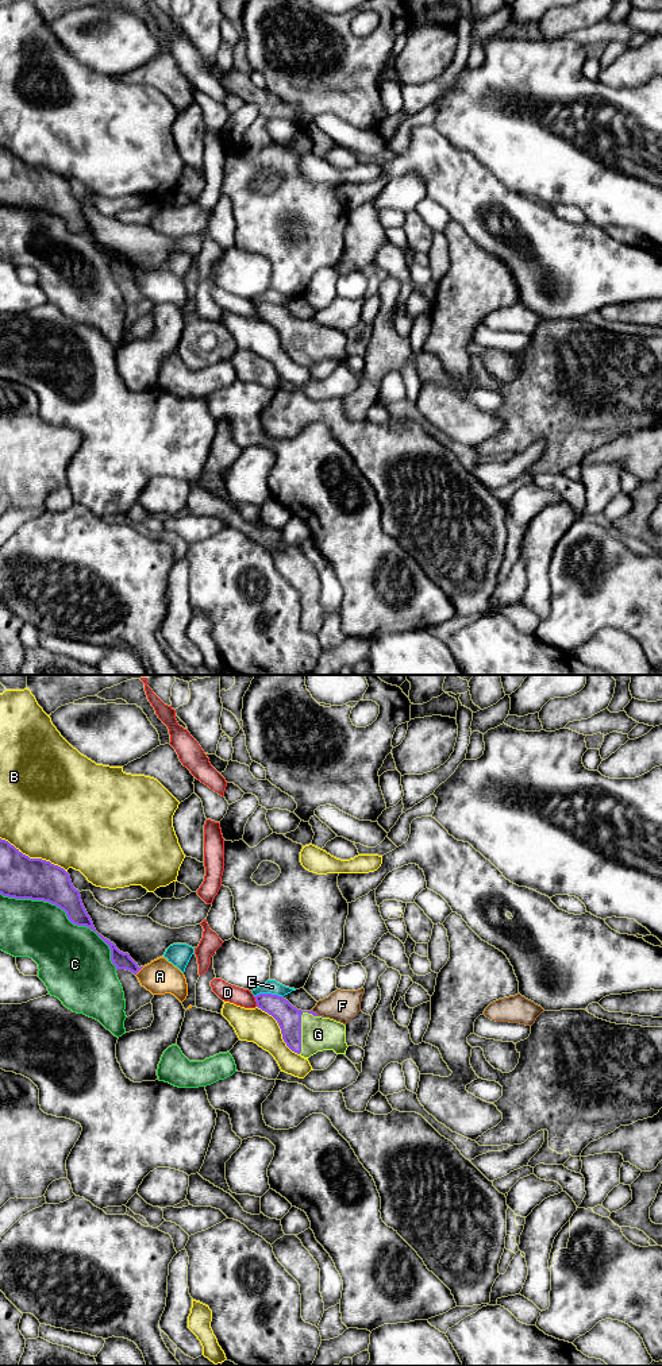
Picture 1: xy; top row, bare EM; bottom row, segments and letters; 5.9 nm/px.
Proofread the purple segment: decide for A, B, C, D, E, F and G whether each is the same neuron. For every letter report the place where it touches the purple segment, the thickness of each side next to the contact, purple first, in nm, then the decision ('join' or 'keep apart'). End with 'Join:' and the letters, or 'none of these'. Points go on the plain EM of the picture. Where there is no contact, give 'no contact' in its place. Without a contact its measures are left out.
A: xy (139, 278) | 100/200 nm | keep apart
B: xy (34, 168) | 260/480 nm | keep apart
C: xy (66, 223) | 240/380 nm | keep apart
D: xy (256, 309) | 140/110 nm | keep apart
E: xy (269, 303) | 140/80 nm | keep apart
F: xy (315, 321) | 140/190 nm | keep apart
G: xy (300, 340) | 140/200 nm | join
Join: G

